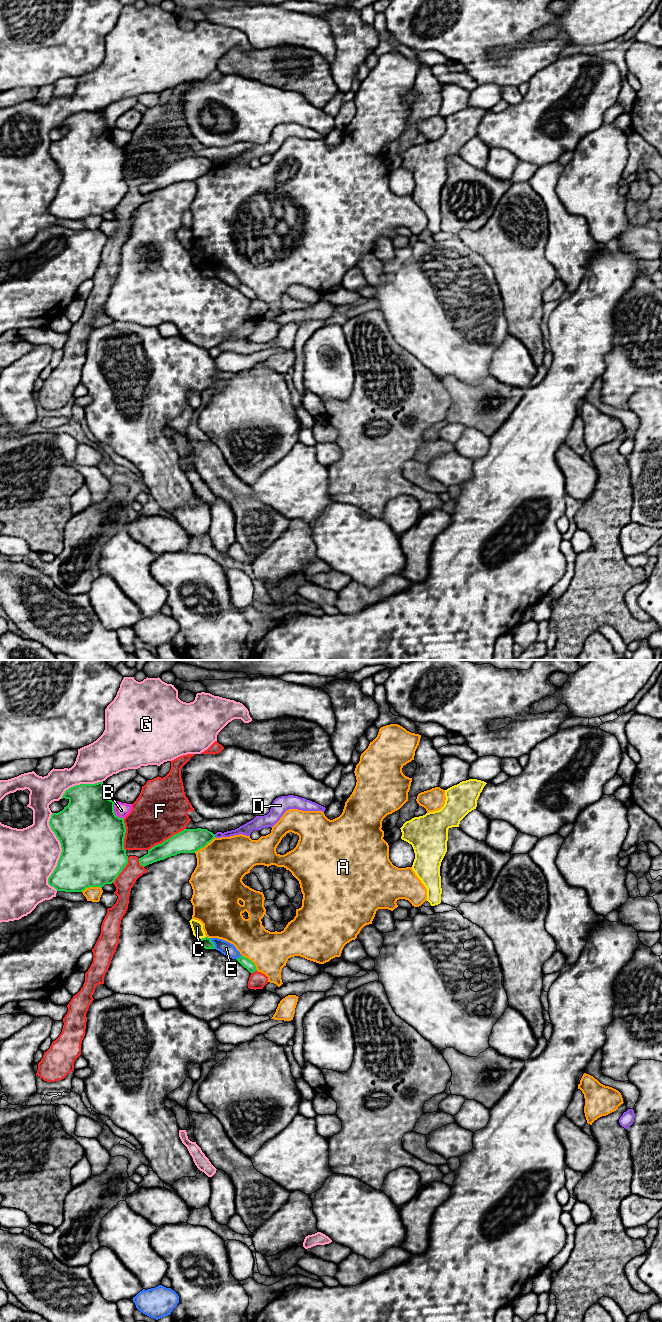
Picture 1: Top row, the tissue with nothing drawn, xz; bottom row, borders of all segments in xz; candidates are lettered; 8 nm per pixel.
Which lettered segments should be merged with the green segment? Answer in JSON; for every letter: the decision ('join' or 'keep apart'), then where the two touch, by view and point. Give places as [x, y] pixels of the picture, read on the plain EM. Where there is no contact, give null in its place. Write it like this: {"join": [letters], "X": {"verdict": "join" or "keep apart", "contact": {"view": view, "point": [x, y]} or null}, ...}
{"join": [], "A": {"verdict": "keep apart", "contact": {"view": "xz", "point": [204, 174]}}, "B": {"verdict": "keep apart", "contact": {"view": "xz", "point": [113, 139]}}, "C": {"verdict": "keep apart", "contact": {"view": "xz", "point": [203, 266]}}, "D": {"verdict": "keep apart", "contact": {"view": "xz", "point": [214, 164]}}, "E": {"verdict": "keep apart", "contact": {"view": "xz", "point": [213, 271]}}, "F": {"verdict": "keep apart", "contact": {"view": "xz", "point": [167, 167]}}, "G": {"verdict": "keep apart", "contact": {"view": "xz", "point": [61, 181]}}}

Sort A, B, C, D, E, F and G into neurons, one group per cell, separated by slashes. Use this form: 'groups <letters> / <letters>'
groups A / B / C / D / E / F / G

